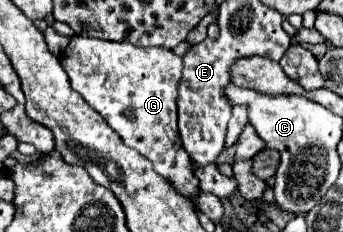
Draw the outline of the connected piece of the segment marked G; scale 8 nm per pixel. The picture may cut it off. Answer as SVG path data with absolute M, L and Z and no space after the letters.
M72 36L60 64L72 88L110 124L122 142L148 158L162 178L194 200L198 180L192 174L192 160L182 150L176 132L176 82L180 82L182 58L168 48L136 48L124 42Z

